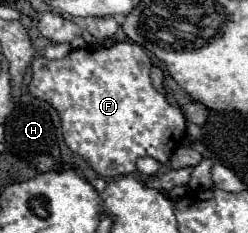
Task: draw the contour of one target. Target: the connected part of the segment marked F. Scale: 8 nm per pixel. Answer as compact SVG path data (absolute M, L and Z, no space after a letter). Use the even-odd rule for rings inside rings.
M116 43L112 47L102 47L98 51L76 49L68 57L56 61L38 55L32 61L30 93L38 99L48 101L60 113L64 141L74 153L84 157L98 175L128 175L136 171L136 159L144 155L150 155L160 163L168 163L170 151L178 147L186 131L186 117L182 109L172 105L162 93L158 93L152 87L150 69L150 55L136 43Z

